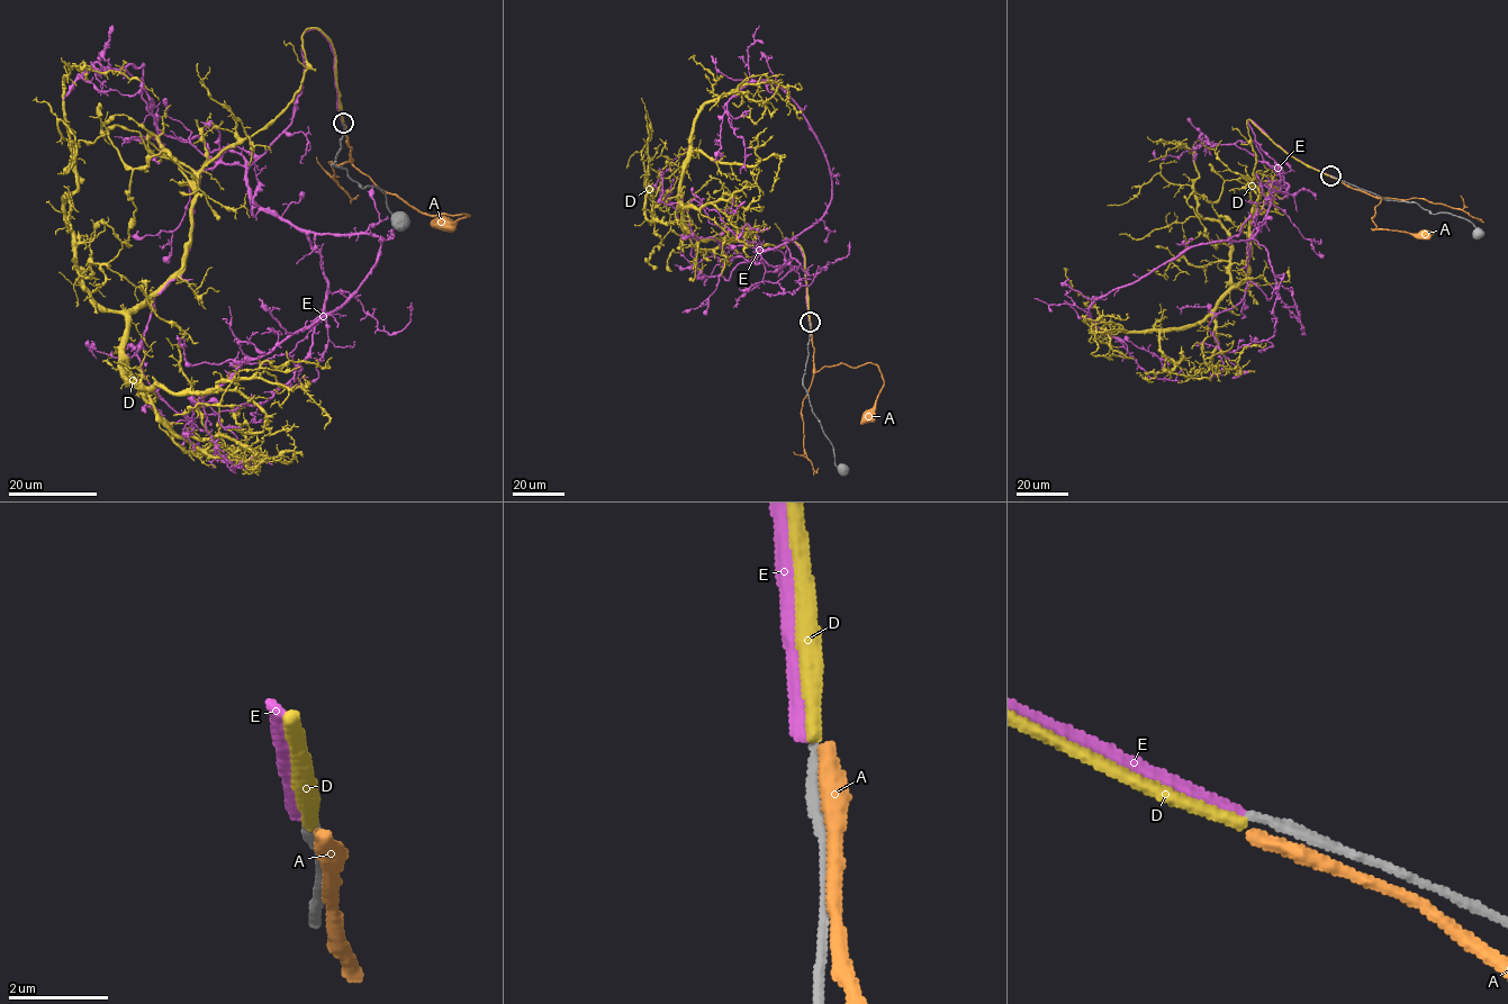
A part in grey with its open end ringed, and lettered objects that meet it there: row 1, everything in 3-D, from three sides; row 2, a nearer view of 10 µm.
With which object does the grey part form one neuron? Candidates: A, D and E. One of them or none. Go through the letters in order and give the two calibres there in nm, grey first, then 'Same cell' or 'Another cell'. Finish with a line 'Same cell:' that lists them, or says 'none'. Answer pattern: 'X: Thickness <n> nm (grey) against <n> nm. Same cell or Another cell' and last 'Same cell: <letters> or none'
A: Thickness 320 nm (grey) against 500 nm. Another cell
D: Thickness 200 nm (grey) against 280 nm. Another cell
E: Thickness 200 nm (grey) against 280 nm. Another cell
Same cell: none

